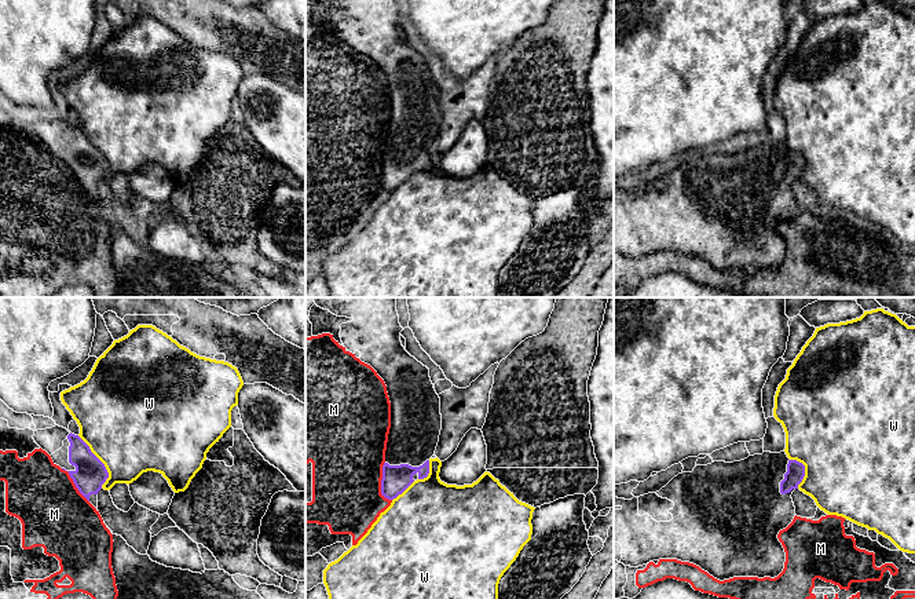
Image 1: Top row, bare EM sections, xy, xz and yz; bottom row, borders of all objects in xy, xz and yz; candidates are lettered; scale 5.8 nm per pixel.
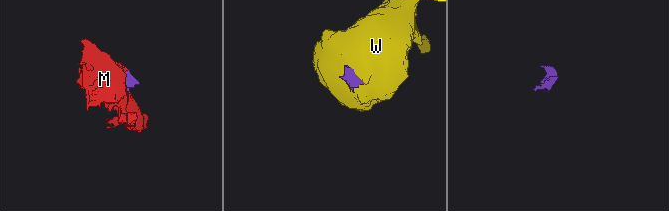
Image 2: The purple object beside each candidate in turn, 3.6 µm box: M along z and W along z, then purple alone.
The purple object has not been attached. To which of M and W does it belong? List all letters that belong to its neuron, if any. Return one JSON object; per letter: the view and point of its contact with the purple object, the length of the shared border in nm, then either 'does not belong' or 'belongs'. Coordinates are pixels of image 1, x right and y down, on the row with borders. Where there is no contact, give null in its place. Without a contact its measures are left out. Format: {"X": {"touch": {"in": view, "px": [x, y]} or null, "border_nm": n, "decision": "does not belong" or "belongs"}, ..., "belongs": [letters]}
{"M": {"touch": {"in": "xz", "px": [381, 482]}, "border_nm": 240, "decision": "does not belong"}, "W": {"touch": {"in": "xy", "px": [101, 461]}, "border_nm": 340, "decision": "does not belong"}, "belongs": []}

